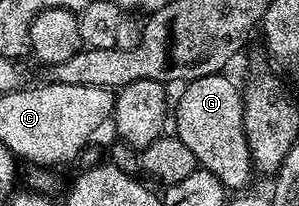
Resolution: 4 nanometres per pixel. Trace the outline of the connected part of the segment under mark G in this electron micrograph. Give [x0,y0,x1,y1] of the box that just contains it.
[172,74,256,190]

